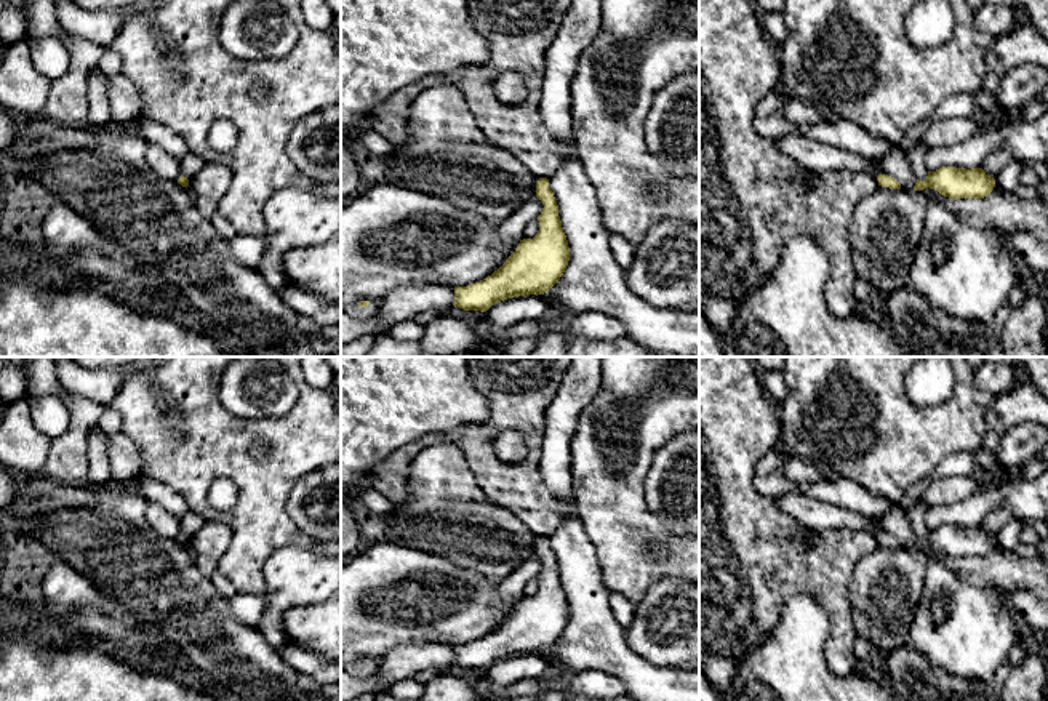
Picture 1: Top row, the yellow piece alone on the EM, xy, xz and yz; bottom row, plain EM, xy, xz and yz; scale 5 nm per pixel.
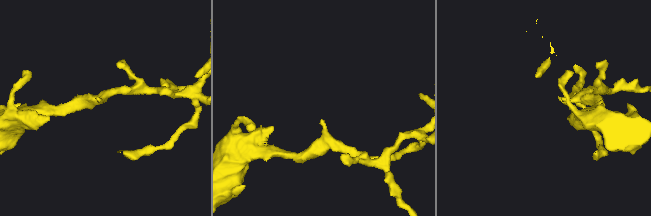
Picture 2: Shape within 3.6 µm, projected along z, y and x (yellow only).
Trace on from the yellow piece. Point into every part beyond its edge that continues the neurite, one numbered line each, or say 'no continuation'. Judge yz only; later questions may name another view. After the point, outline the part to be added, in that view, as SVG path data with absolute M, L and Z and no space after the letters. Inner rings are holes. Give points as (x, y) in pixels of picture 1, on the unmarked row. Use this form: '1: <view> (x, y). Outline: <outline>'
no continuation

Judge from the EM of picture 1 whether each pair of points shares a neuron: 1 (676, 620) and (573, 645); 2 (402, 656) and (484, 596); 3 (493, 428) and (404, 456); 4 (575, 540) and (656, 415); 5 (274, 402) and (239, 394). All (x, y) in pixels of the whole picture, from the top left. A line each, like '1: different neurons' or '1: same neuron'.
1: different neurons
2: different neurons
3: same neuron
4: different neurons
5: same neuron

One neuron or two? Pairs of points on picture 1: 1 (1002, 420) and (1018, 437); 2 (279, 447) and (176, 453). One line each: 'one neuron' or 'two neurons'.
1: two neurons
2: one neuron

